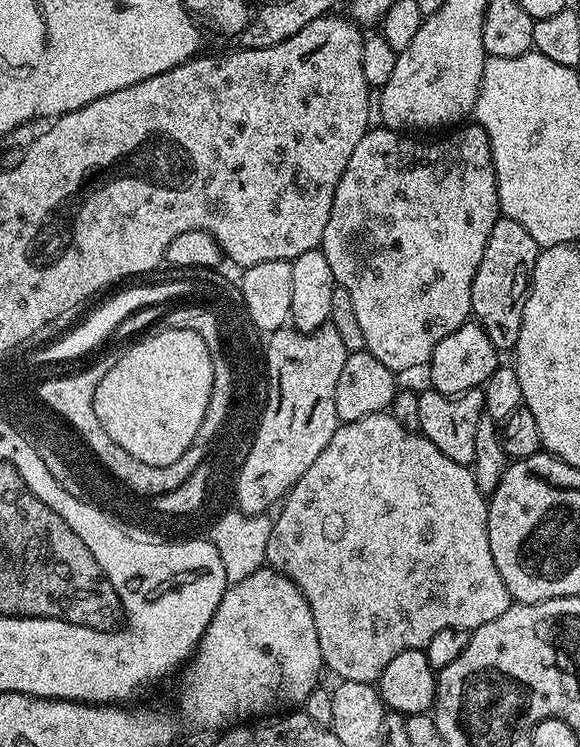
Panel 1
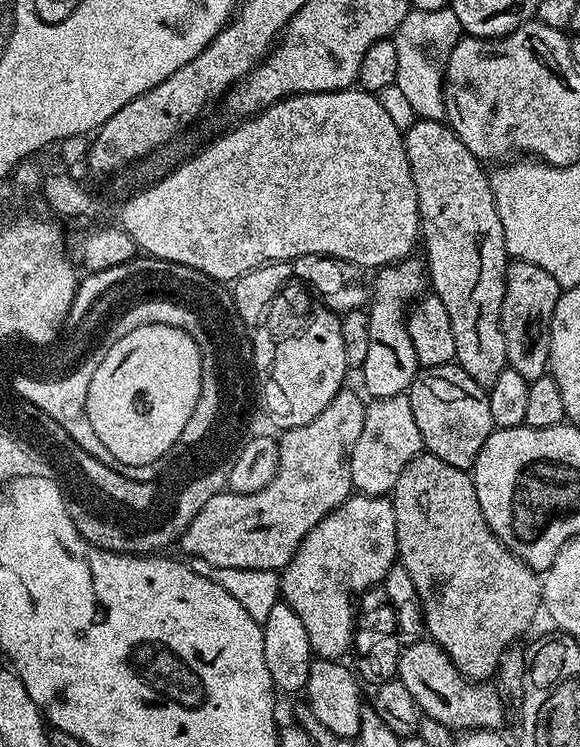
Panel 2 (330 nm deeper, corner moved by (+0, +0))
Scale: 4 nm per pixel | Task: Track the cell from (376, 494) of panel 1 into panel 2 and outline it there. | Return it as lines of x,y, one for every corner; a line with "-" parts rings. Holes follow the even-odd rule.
353,494
348,499
336,507
333,512
326,514
326,518
322,518
322,522
318,522
318,526
314,526
306,534
306,538
298,546
298,550
294,554
294,558
280,572
280,594
283,603
289,604
296,614
302,618
302,624
306,626
306,638
310,638
310,646
313,653
321,660
340,660
348,652
348,647
352,644
352,608
354,612
354,597
367,588
379,585
388,577
388,571
392,569
393,564
397,563
398,553
396,551
396,519
394,518
394,510
392,502
388,496
362,496

